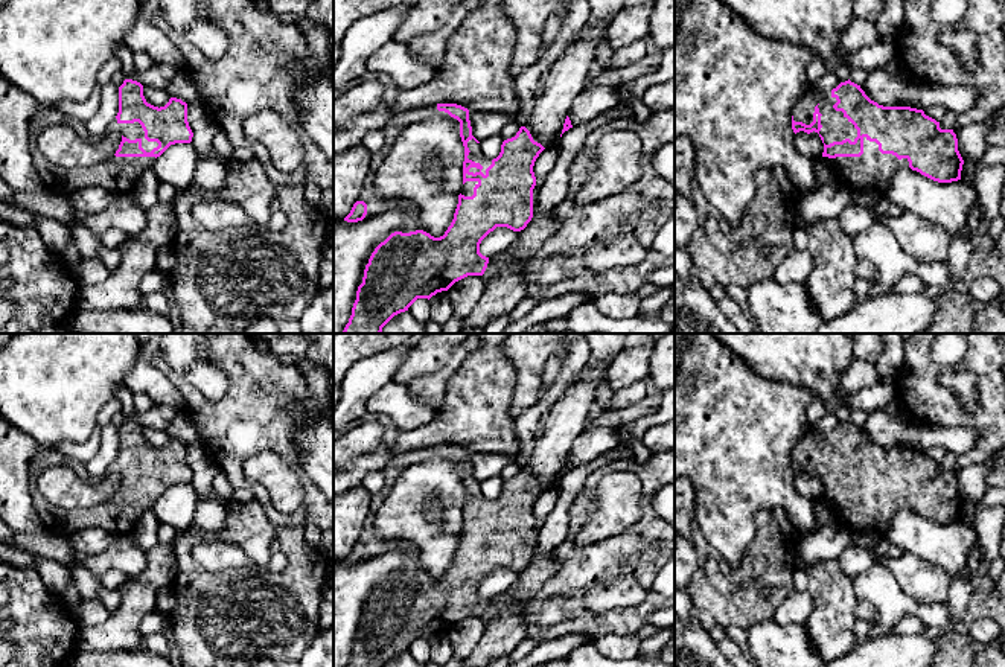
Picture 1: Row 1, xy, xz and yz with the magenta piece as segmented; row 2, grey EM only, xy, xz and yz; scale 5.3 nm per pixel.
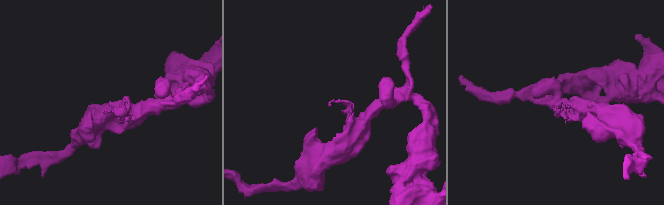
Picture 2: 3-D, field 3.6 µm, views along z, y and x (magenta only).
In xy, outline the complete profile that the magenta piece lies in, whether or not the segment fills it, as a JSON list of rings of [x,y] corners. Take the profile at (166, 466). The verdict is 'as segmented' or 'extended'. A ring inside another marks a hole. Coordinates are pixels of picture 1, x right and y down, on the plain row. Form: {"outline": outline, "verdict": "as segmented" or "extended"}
{"outline": [[[125,420],[119,428],[119,454],[116,457],[122,483],[116,495],[105,504],[93,509],[65,510],[49,504],[38,489],[32,490],[32,499],[43,527],[47,533],[73,538],[76,533],[99,527],[113,539],[129,536],[140,518],[152,509],[155,501],[175,484],[190,484],[193,474],[187,463],[187,445],[181,440],[171,439],[164,448],[154,448],[143,437],[143,426],[132,420]]], "verdict": "extended"}

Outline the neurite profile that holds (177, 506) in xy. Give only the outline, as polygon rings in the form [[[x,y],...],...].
[[[175,484],[157,498],[152,512],[160,524],[183,531],[193,522],[198,499],[198,492],[192,484]]]

